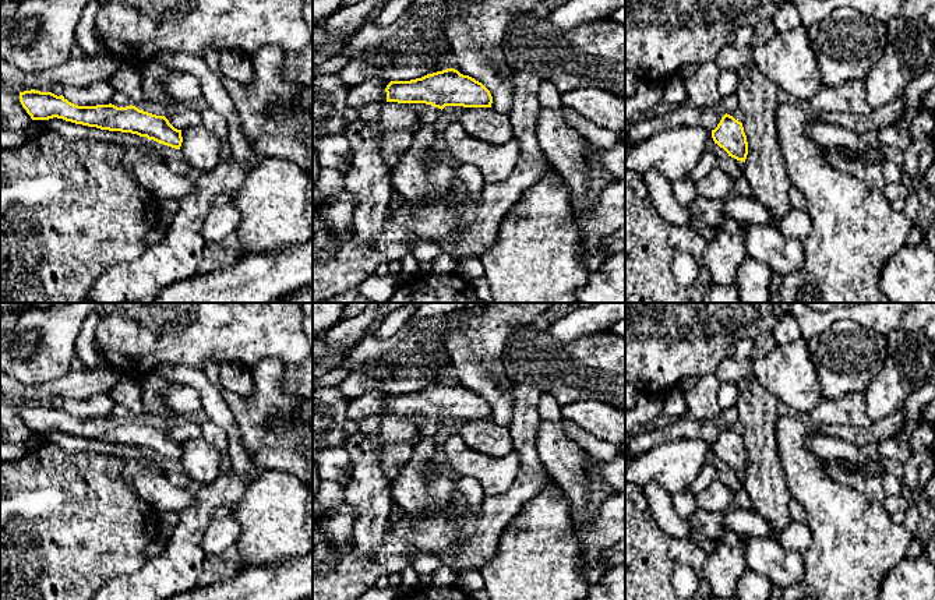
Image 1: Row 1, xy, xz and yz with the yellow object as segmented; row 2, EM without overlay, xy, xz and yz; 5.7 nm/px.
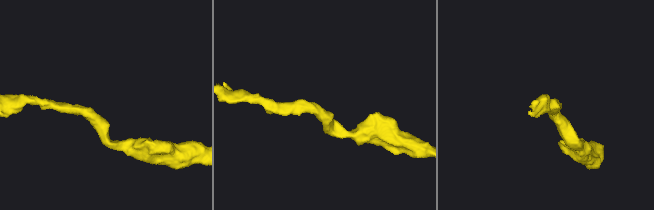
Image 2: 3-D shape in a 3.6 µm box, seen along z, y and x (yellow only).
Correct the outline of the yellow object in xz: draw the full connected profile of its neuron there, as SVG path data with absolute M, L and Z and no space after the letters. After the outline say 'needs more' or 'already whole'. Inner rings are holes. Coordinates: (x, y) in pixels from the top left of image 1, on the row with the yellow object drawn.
M447 68L410 81L391 81L387 102L426 103L438 109L445 106L491 107L490 91L469 75Z; already whole

